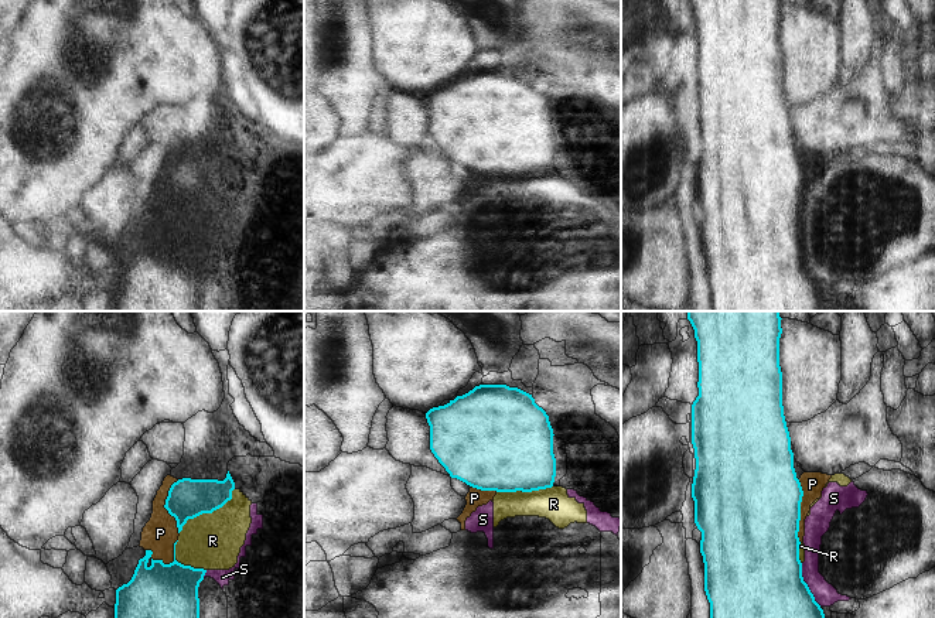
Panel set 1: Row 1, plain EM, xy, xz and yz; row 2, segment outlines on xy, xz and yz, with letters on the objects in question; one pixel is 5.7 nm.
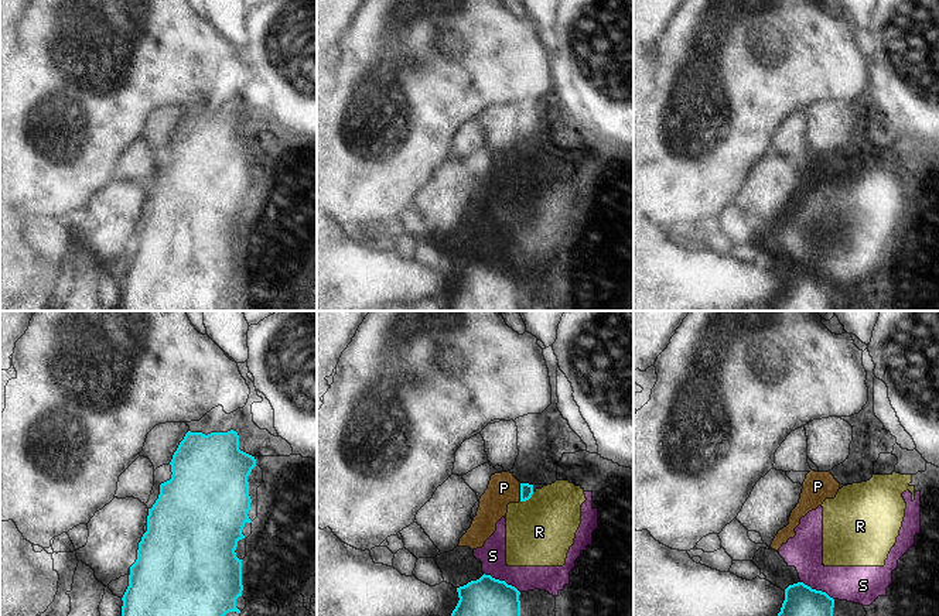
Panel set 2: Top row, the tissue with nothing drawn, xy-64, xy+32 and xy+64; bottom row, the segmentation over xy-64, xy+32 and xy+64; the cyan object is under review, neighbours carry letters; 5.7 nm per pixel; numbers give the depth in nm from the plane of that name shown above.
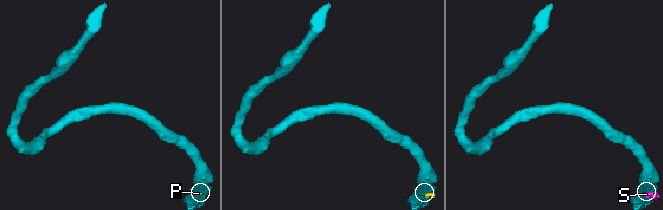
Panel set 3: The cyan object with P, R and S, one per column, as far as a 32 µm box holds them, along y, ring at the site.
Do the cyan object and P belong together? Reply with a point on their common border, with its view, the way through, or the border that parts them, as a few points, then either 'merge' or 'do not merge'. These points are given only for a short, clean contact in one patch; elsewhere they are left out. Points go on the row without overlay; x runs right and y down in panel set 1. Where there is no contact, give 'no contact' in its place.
contact yz (799, 194); merge

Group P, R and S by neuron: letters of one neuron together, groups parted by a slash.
P / R S

